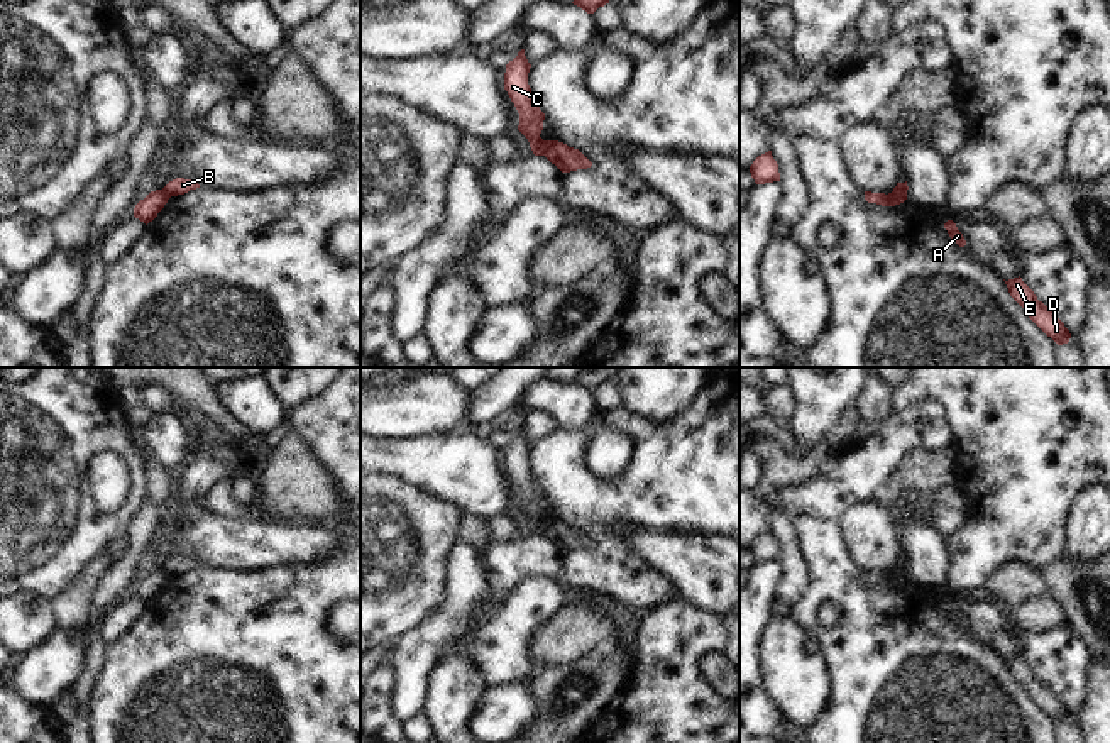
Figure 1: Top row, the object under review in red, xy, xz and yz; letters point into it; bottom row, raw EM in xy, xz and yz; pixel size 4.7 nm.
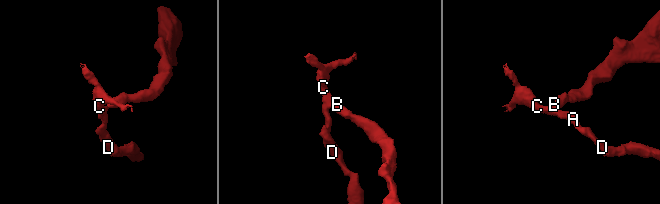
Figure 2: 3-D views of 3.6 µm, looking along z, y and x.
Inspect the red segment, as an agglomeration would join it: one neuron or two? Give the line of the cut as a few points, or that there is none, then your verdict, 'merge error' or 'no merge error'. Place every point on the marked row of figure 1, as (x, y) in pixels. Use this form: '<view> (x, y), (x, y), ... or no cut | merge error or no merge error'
xz (545, 141), (542, 154) | merge error

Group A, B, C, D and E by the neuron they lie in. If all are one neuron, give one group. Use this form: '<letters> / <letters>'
A C D E / B

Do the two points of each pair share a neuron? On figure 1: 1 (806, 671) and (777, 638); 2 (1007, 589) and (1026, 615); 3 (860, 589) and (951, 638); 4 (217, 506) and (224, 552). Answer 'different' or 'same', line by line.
1: same
2: different
3: same
4: different

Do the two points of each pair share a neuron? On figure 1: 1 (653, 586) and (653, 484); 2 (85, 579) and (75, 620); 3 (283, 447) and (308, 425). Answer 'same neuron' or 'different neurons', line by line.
1: same neuron
2: same neuron
3: different neurons

